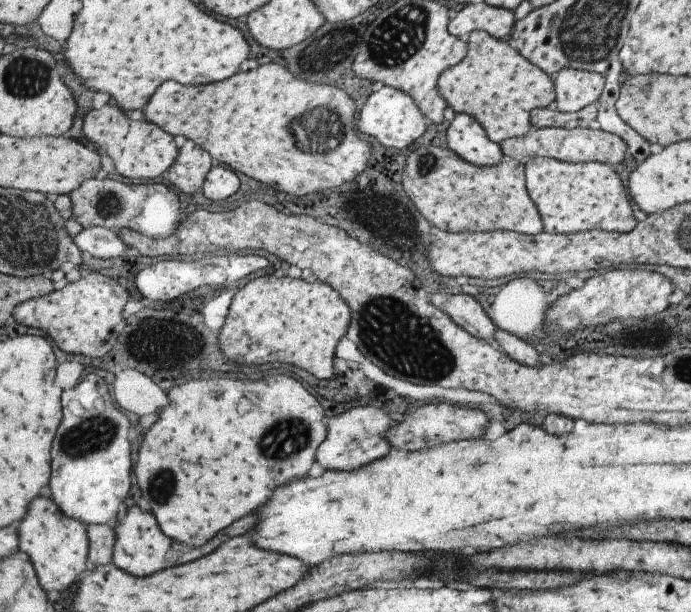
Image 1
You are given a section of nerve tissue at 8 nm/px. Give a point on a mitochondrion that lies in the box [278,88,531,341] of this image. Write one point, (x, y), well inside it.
(320, 131)

